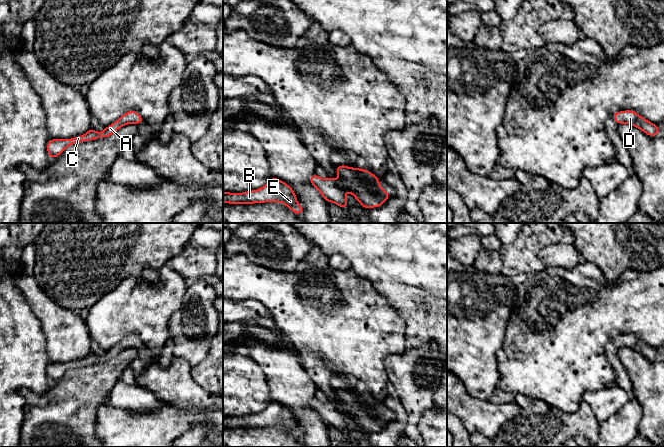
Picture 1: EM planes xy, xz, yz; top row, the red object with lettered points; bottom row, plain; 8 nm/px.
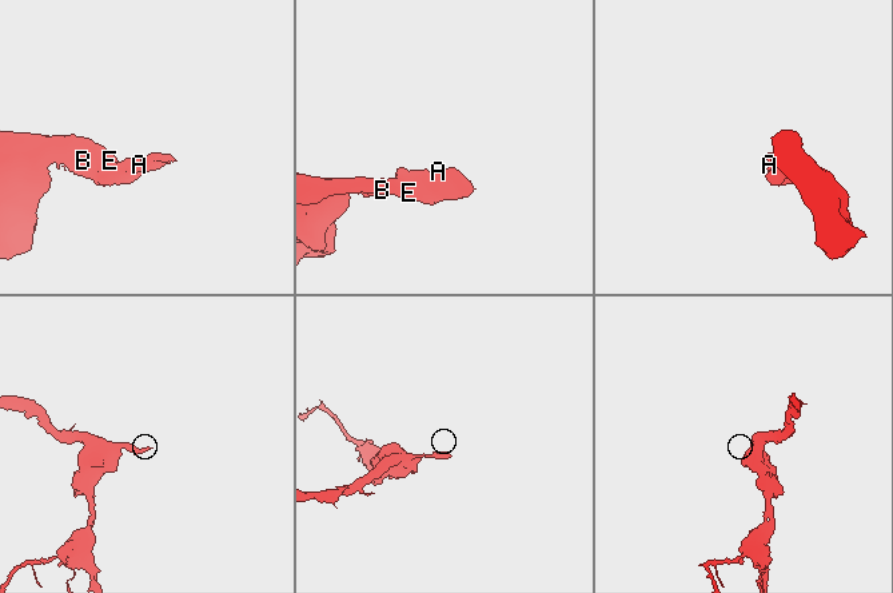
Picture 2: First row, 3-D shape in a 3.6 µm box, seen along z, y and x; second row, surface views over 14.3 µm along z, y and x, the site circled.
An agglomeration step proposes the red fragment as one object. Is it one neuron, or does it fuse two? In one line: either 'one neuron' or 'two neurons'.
one neuron

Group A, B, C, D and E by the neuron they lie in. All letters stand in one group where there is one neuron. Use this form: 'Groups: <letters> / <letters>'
Groups: A B C D E

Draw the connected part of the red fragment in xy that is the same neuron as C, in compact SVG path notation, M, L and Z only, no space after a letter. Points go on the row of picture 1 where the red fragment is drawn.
M130 110L123 114L117 121L110 124L109 126L106 126L104 131L101 133L98 133L91 127L85 134L81 136L76 136L70 139L49 139L47 142L47 154L50 159L56 158L60 154L62 154L70 145L99 138L107 138L124 125L141 124L143 122L143 118L137 111Z

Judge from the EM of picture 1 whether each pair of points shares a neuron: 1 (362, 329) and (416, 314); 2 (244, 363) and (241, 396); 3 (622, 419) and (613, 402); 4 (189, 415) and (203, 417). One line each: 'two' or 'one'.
1: two
2: one
3: two
4: one

